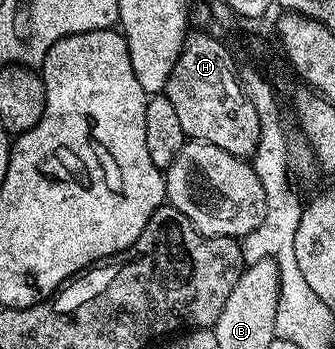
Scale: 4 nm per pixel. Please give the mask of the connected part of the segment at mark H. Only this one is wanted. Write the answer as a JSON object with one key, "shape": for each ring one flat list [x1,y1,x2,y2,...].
{"shape":[[193,31,184,42,184,49,174,62,174,70,166,82,163,95,170,98,174,111,178,113,178,122,182,125,188,140,201,140,218,146,230,154,241,158,252,158,259,142,259,120,255,106,249,102,239,86,236,76,237,62,233,59,233,49,227,48,216,36,207,36,204,32]]}

